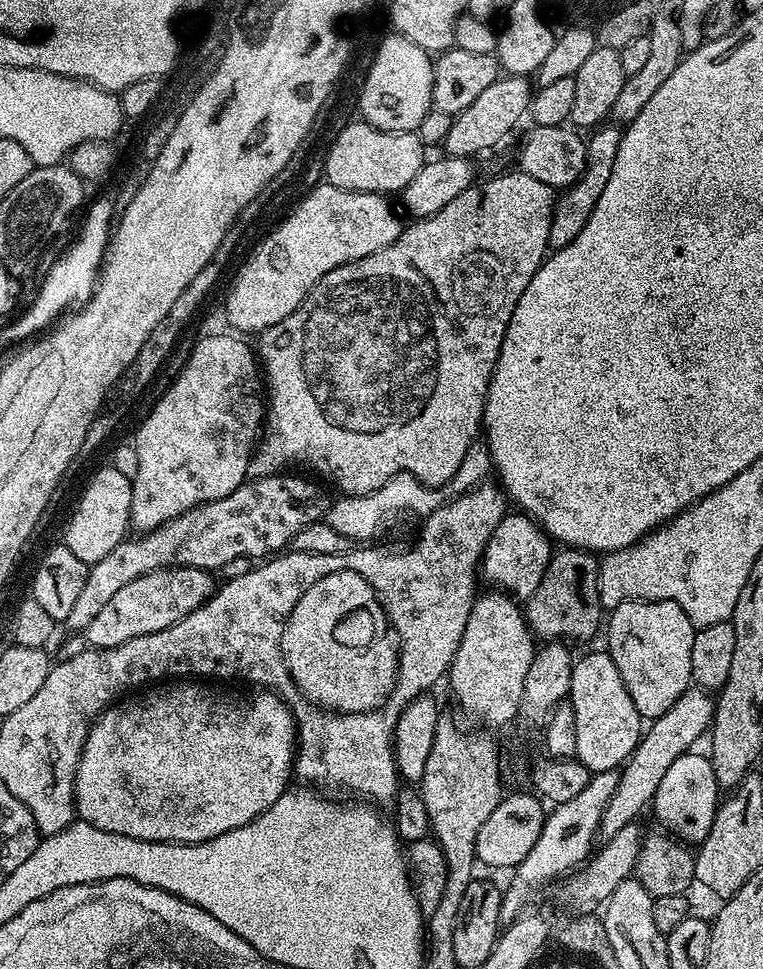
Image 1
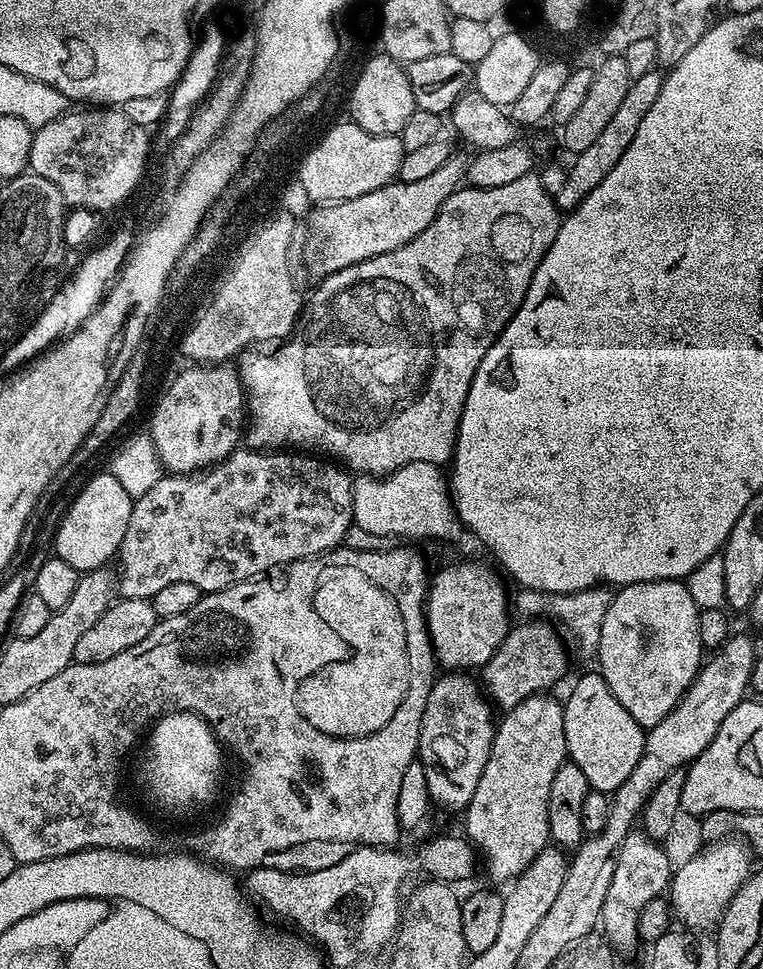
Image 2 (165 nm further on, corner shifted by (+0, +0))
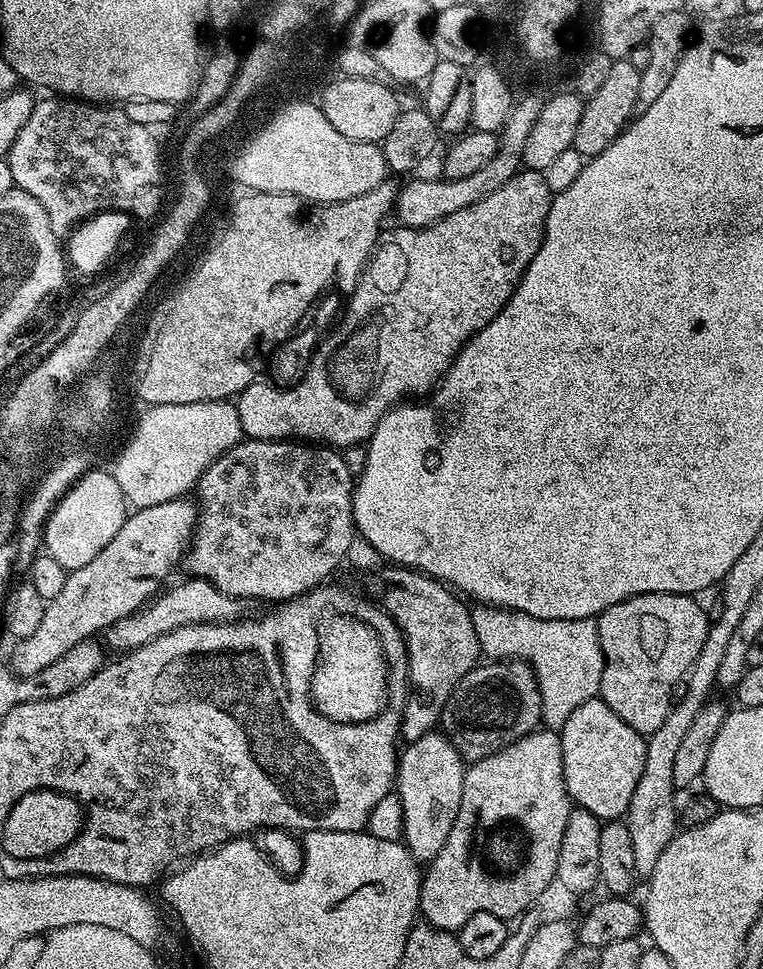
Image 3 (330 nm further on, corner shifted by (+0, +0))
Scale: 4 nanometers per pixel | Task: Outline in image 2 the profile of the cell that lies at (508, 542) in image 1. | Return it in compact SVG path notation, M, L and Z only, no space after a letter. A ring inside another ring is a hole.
M464 558L461 564L448 564L428 581L424 617L437 665L444 670L479 669L488 663L506 638L510 627L510 592L484 564Z

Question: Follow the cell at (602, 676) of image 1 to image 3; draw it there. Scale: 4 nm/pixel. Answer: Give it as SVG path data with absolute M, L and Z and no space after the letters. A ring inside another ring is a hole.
M599 698L582 702L559 729L562 742L564 785L573 805L594 814L601 822L620 820L627 813L642 762L646 762L646 740L635 732L606 702Z

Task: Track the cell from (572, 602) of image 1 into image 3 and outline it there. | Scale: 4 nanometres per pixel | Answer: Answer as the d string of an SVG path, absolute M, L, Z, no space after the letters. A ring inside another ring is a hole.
M497 660L472 668L456 683L456 688L444 704L439 727L464 761L475 762L518 742L518 738L537 731L541 724L542 698L532 667L523 660Z

